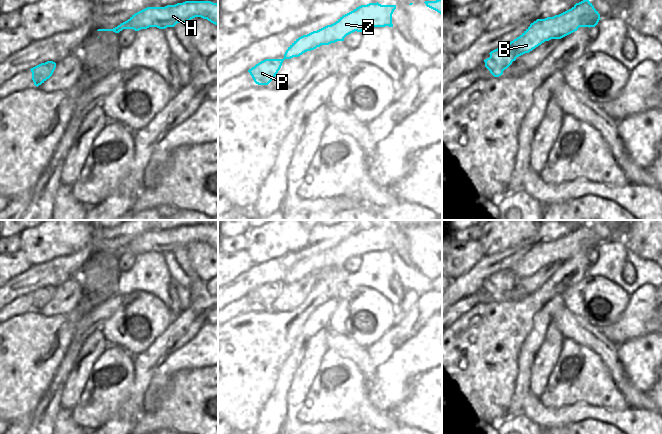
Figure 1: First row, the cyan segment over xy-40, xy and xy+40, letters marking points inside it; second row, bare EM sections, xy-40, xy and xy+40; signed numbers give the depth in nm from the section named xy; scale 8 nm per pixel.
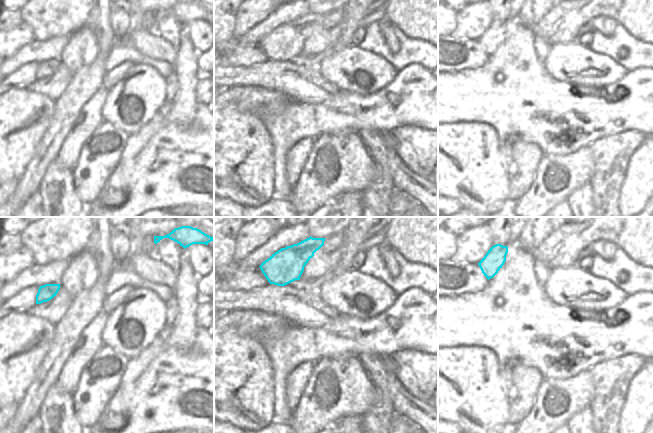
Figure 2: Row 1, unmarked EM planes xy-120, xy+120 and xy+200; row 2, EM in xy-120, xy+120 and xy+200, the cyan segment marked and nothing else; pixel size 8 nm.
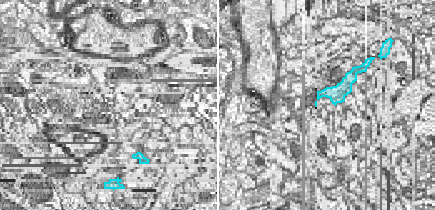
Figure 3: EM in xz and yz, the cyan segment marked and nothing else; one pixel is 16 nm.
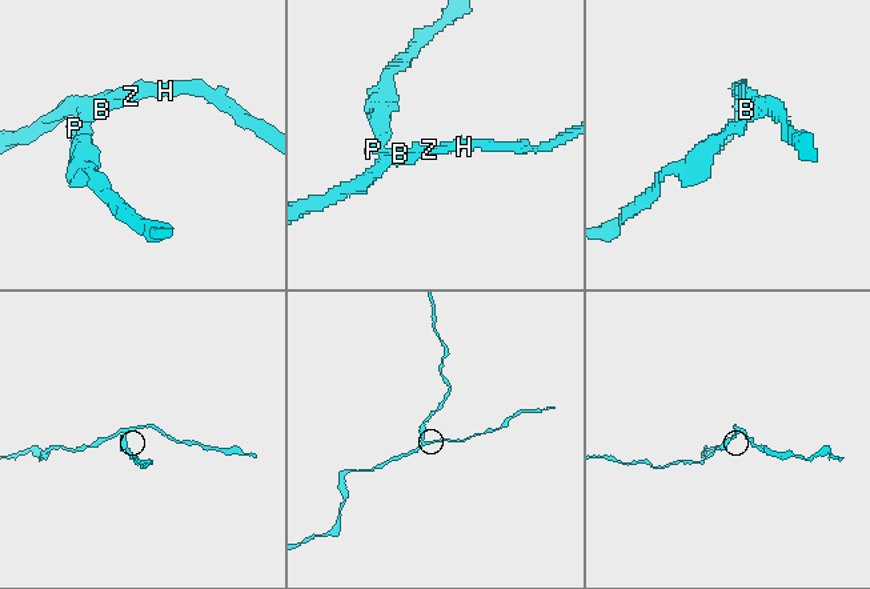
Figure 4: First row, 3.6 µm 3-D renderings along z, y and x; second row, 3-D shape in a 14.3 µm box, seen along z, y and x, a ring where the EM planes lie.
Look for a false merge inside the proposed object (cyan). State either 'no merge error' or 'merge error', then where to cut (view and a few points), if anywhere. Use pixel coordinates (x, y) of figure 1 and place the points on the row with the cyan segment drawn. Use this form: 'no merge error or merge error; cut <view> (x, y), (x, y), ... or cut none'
merge error; cut xy+40 (489, 57), (497, 60), (503, 70)

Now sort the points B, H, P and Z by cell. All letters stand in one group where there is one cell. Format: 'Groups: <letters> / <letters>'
Groups: B H Z / P.

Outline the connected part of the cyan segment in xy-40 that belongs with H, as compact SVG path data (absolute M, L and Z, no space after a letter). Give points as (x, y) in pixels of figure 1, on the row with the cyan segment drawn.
M185 1L165 7L147 7L113 29L98 29L97 31L119 33L123 29L135 31L149 27L165 29L174 27L177 23L187 23L195 17L207 19L218 26L218 4L211 1Z

